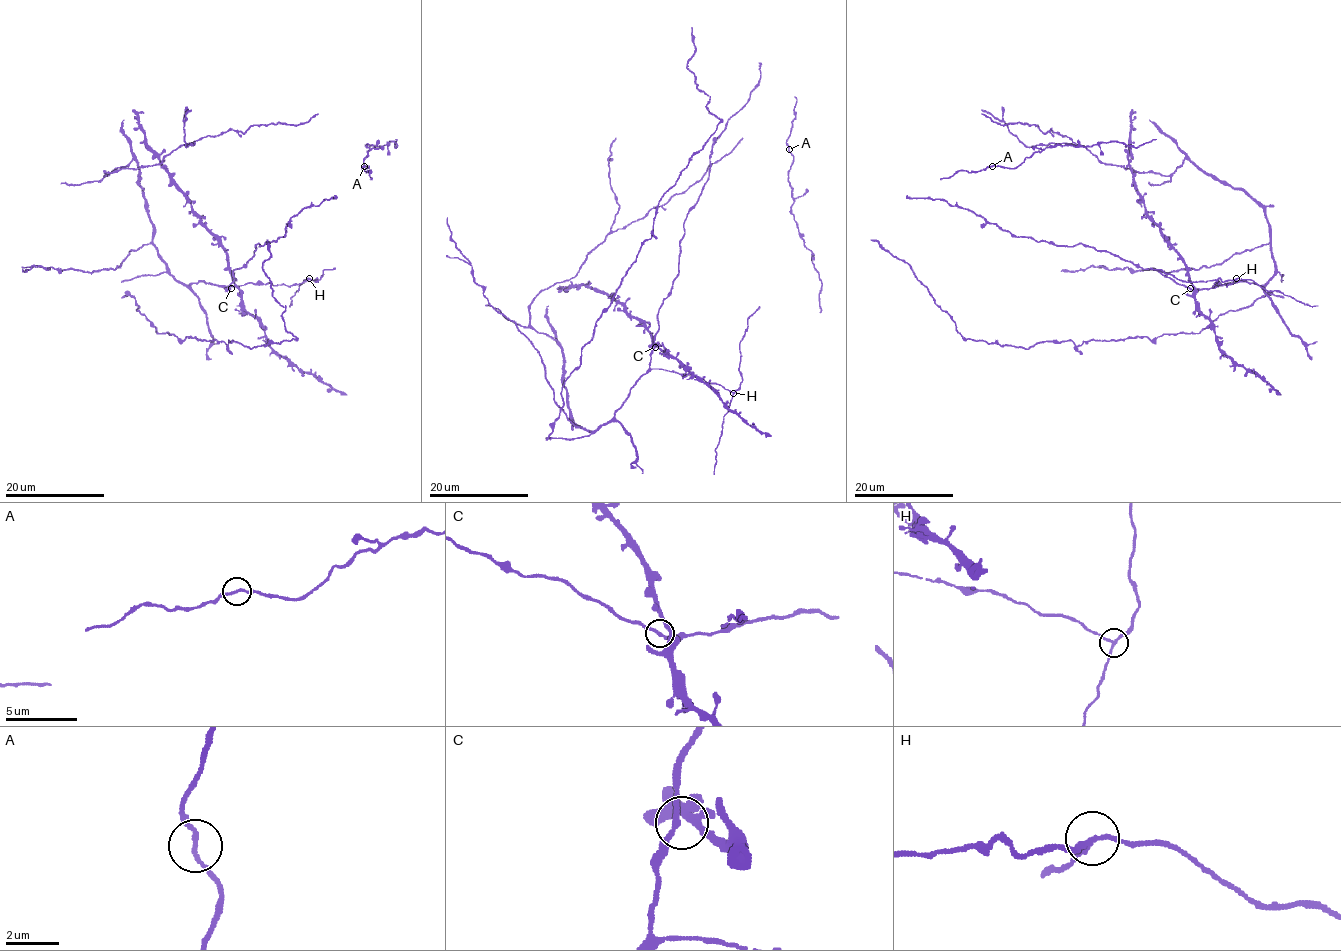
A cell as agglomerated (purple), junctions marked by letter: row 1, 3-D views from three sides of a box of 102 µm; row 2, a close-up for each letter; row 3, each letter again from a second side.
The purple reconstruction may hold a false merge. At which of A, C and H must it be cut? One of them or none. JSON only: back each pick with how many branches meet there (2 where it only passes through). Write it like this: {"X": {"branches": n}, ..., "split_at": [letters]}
{"H": {"branches": 3}, "split_at": ["H"]}

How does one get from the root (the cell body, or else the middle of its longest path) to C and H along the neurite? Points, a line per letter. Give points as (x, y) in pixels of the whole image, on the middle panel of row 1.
C: (628, 395), (629, 389), (649, 368), (650, 353), (655, 347)
H: (628, 395), (634, 383), (653, 368), (692, 374), (734, 393)

